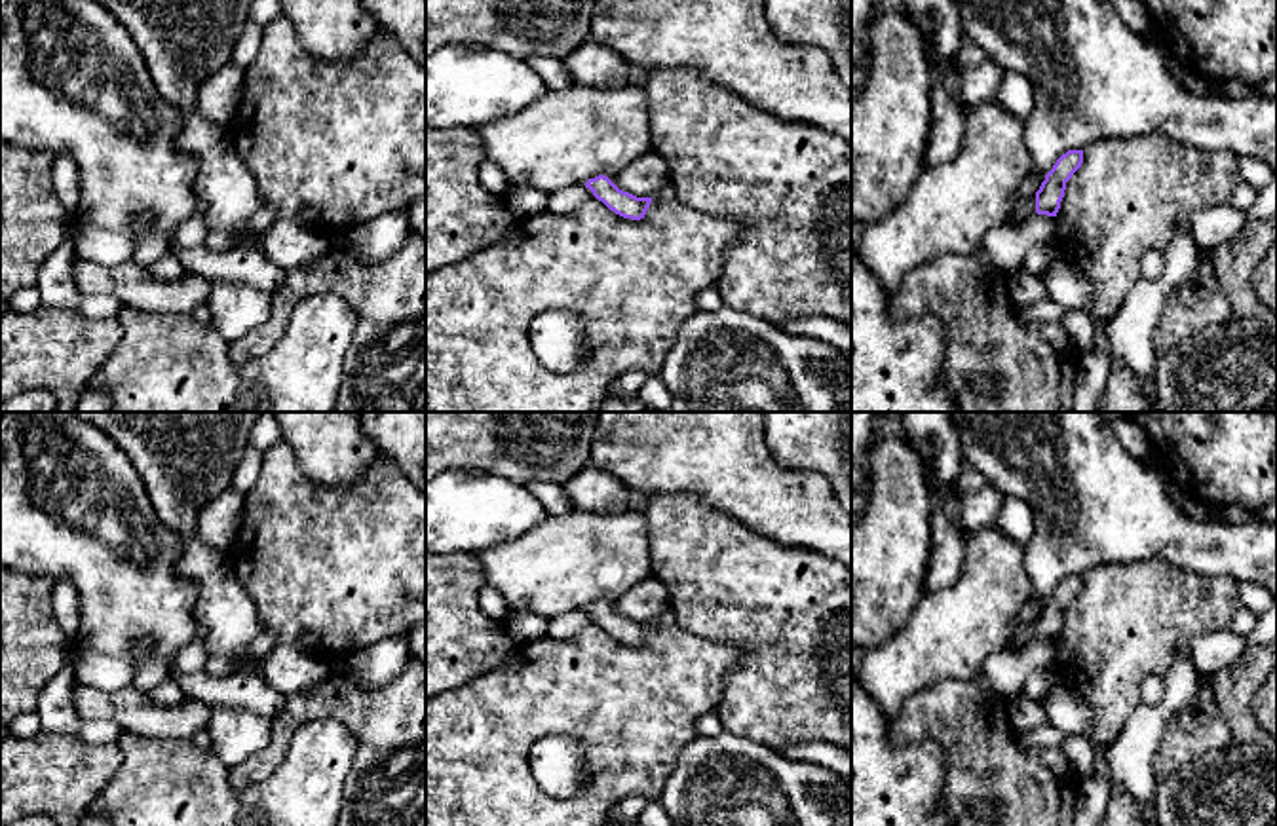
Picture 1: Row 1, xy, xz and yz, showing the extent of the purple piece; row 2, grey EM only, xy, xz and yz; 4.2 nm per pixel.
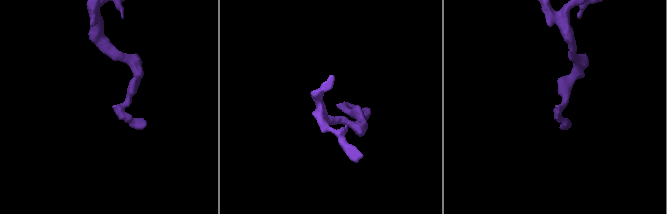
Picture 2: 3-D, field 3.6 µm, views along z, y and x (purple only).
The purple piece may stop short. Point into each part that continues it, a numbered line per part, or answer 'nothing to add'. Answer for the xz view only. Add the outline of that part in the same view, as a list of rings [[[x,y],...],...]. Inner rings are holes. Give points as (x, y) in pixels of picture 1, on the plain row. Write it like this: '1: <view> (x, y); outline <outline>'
1: xz (571, 561); outline [[[633,494],[629,503],[610,515],[574,511],[570,515],[547,516],[547,520],[515,541],[496,545],[475,554],[483,568],[485,585],[502,592],[509,611],[530,611],[545,621],[566,611],[581,610],[599,600],[610,606],[633,585],[652,577],[650,539],[646,524],[646,497]]]

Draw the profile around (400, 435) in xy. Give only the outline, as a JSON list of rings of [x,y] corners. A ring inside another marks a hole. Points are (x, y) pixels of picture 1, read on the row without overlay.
[[[361,412],[363,433],[426,494],[426,412]]]

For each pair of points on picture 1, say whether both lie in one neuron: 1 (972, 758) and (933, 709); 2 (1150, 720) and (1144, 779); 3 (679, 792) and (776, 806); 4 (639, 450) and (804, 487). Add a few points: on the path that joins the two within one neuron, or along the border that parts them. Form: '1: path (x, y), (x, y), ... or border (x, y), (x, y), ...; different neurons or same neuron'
1: path (972, 747), (945, 720); same neuron
2: path (1143, 735), (1143, 764); same neuron
3: path (704, 794), (724, 796), (738, 806), (751, 806); same neuron
4: path (681, 450), (713, 450), (747, 485), (762, 487); same neuron

